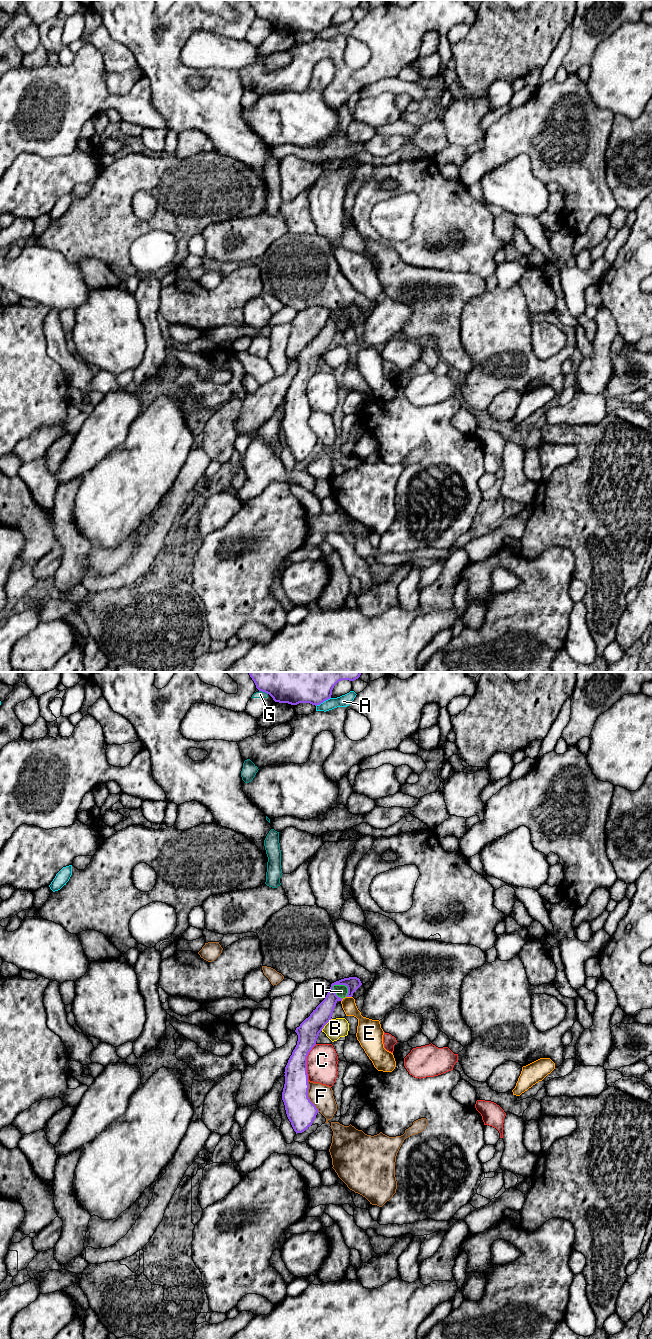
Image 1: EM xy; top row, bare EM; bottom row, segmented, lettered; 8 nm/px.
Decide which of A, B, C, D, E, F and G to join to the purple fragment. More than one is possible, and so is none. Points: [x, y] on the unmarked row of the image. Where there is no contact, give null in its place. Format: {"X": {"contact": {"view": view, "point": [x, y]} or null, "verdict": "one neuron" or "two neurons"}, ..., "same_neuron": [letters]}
{"A": {"contact": {"view": "xy", "point": [323, 29]}, "verdict": "two neurons"}, "B": {"contact": {"view": "xy", "point": [326, 351]}, "verdict": "two neurons"}, "C": {"contact": {"view": "xy", "point": [306, 390]}, "verdict": "two neurons"}, "D": {"contact": {"view": "xy", "point": [343, 312]}, "verdict": "two neurons"}, "E": {"contact": {"view": "xy", "point": [349, 324]}, "verdict": "two neurons"}, "F": {"contact": {"view": "xy", "point": [307, 424]}, "verdict": "two neurons"}, "G": {"contact": {"view": "xy", "point": [263, 19]}, "verdict": "two neurons"}, "same_neuron": []}

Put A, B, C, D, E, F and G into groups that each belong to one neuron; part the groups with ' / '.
A / B / C / D / E / F / G

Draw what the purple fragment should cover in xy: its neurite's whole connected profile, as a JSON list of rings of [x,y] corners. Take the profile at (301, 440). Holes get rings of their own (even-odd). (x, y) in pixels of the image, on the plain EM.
[[[357,305],[344,306],[332,311],[325,327],[295,358],[298,369],[285,395],[282,428],[296,462],[307,458],[319,440],[308,425],[307,384],[316,373],[319,361],[332,347],[336,331],[343,327],[334,320],[334,313],[345,313],[348,316],[346,325],[352,325],[362,311]]]

